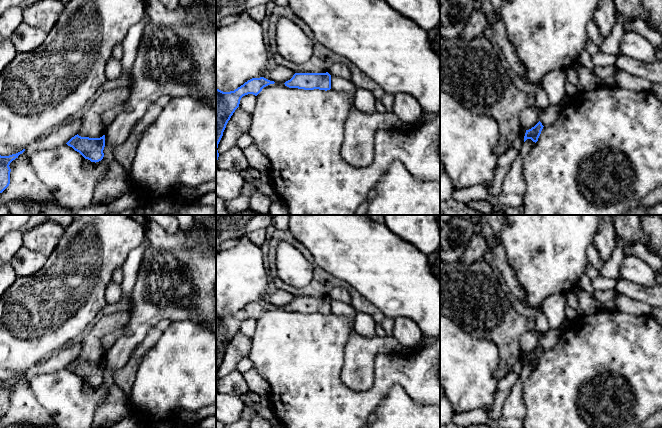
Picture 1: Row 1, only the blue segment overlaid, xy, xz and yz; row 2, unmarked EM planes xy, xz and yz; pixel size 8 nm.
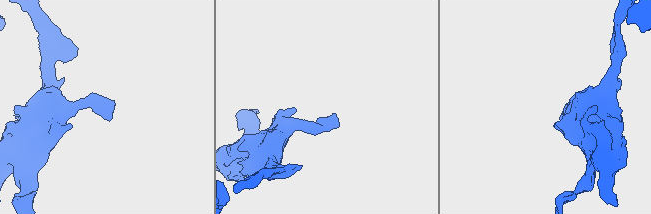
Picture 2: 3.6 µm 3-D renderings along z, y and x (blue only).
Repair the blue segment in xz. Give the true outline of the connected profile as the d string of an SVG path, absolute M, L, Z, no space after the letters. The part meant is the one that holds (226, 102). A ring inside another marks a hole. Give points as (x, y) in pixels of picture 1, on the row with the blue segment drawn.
M260 77L248 80L234 91L223 92L216 88L216 165L219 157L218 144L228 121L239 107L241 98L248 94L257 96L264 87L274 83L274 81Z

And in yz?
M539 121L534 127L532 127L529 130L526 130L526 133L525 133L525 136L524 136L524 142L527 139L531 139L533 142L536 143L538 141L538 138L539 138L539 136L541 134L541 131L542 131L543 127L544 126Z

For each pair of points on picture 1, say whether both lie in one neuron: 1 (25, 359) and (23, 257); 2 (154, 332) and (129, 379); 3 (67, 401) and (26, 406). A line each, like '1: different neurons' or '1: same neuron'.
1: different neurons
2: same neuron
3: different neurons

